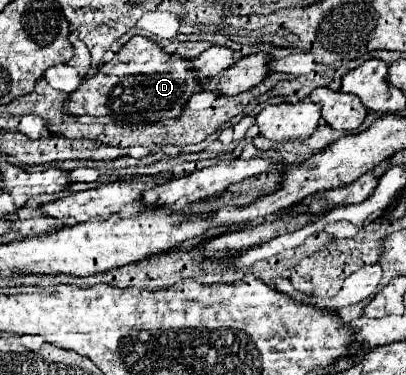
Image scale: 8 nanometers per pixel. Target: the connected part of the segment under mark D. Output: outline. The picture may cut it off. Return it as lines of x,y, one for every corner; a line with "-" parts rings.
135,35
111,59
101,65
97,75
85,79
75,93
69,95
65,111
71,115
111,117
117,123
159,123
181,115
191,95
199,93
201,81
191,75
193,63
179,55
169,55
155,41

